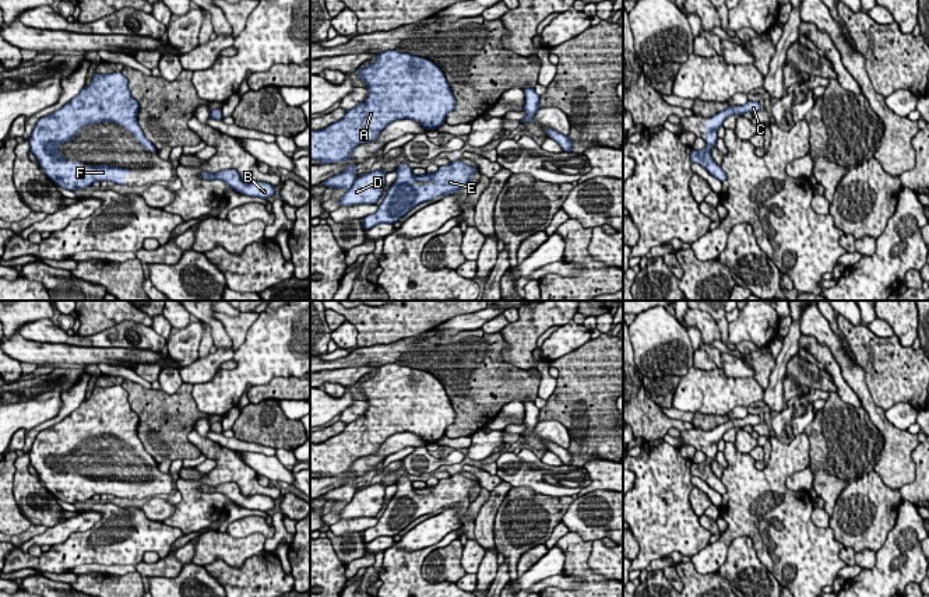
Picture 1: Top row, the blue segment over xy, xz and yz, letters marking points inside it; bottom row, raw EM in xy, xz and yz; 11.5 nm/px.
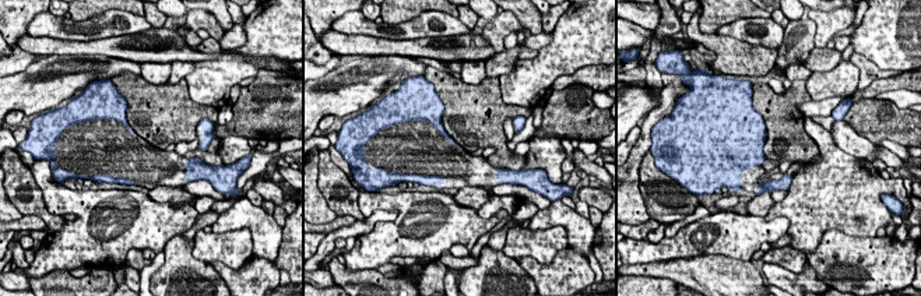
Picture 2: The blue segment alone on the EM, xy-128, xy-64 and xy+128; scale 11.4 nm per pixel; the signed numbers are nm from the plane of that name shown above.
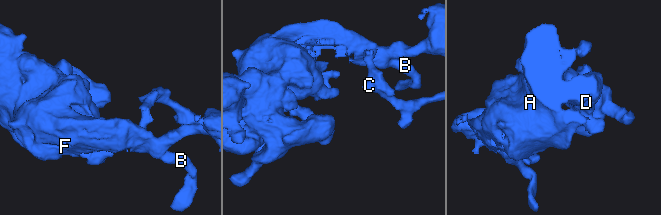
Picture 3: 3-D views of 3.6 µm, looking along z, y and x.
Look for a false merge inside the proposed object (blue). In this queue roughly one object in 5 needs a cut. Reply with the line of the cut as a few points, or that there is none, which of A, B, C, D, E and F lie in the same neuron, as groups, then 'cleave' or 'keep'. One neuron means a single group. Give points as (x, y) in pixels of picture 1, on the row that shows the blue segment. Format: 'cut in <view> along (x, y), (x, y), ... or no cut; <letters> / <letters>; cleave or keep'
no cut; A B C D E F; keep

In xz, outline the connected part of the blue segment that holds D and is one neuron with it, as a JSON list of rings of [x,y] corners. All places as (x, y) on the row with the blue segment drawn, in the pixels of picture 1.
[[[386,50],[358,73],[369,89],[367,98],[338,122],[310,130],[310,159],[319,165],[349,164],[344,172],[323,182],[327,187],[346,190],[339,206],[376,204],[384,189],[383,169],[356,178],[358,168],[349,161],[359,144],[374,141],[387,124],[401,119],[436,130],[455,106],[444,74],[423,57]]]

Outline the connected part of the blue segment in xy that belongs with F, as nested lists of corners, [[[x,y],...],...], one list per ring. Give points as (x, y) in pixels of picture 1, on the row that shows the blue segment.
[[[122,73],[94,74],[89,85],[56,112],[41,117],[29,137],[29,150],[36,157],[47,178],[57,186],[75,192],[94,182],[123,185],[129,171],[116,166],[81,166],[59,154],[61,143],[68,143],[80,127],[101,122],[115,122],[142,144],[145,150],[156,148],[144,136],[138,122],[138,102],[133,98],[127,78]]]

